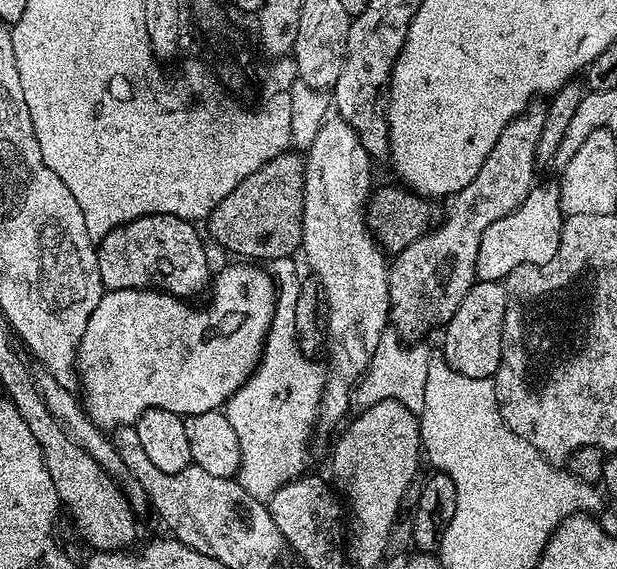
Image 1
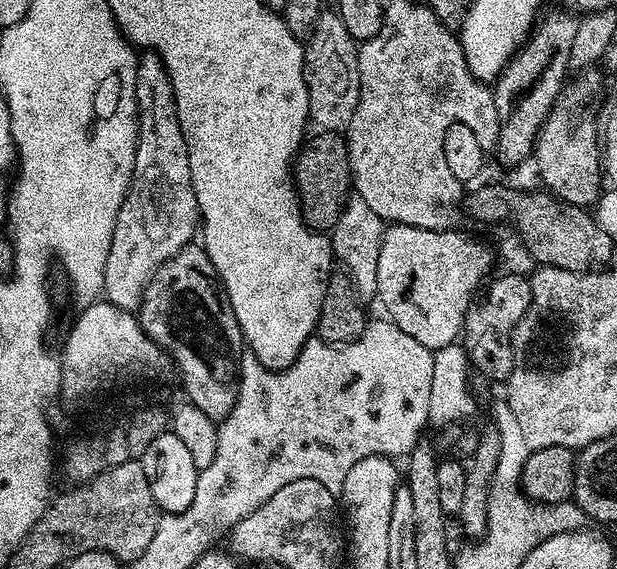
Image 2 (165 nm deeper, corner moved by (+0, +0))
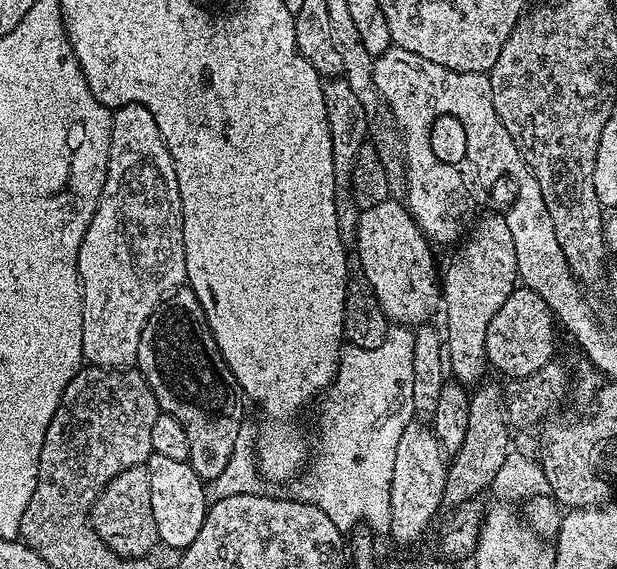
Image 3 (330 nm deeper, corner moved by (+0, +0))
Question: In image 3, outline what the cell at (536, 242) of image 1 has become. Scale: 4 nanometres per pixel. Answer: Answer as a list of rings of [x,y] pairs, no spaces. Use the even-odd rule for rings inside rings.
[[[396,198],[383,200],[376,206],[361,209],[356,227],[354,251],[360,262],[361,273],[370,282],[378,298],[379,305],[388,316],[389,321],[400,326],[419,326],[427,323],[434,310],[439,309],[442,300],[442,288],[438,281],[438,272],[434,266],[431,243],[424,236],[405,203]]]

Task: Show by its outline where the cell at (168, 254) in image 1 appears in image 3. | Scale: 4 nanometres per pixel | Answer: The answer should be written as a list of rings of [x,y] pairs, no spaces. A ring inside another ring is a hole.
[[[177,288],[150,314],[138,342],[135,367],[154,390],[161,413],[182,422],[190,442],[187,462],[200,479],[211,482],[222,474],[230,454],[234,454],[234,442],[238,442],[238,434],[245,427],[246,397],[222,358],[218,342],[210,334],[202,302],[198,302],[191,288]]]

